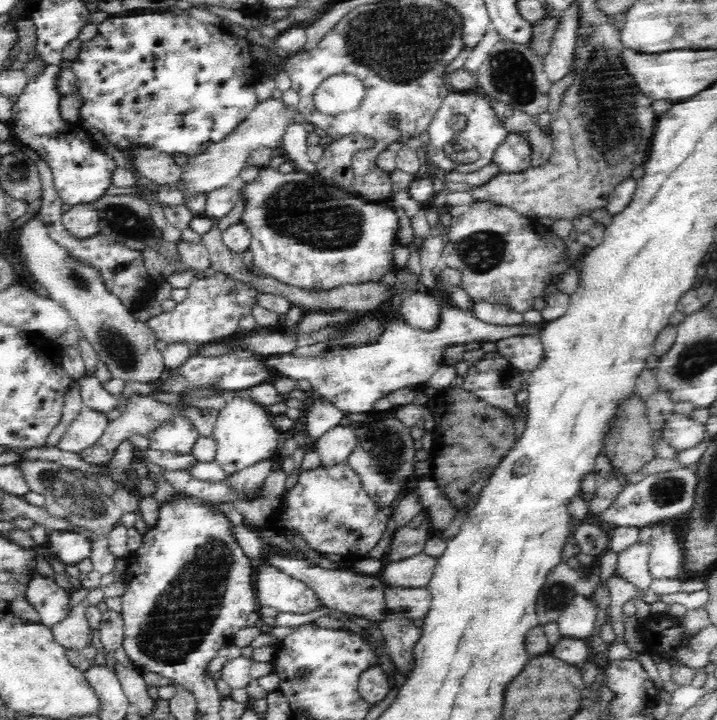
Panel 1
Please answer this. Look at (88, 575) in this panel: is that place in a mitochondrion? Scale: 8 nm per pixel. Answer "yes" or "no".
no

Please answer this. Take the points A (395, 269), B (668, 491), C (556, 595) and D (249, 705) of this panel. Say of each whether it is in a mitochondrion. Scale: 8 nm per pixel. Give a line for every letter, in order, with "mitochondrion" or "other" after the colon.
A: other
B: mitochondrion
C: mitochondrion
D: other

